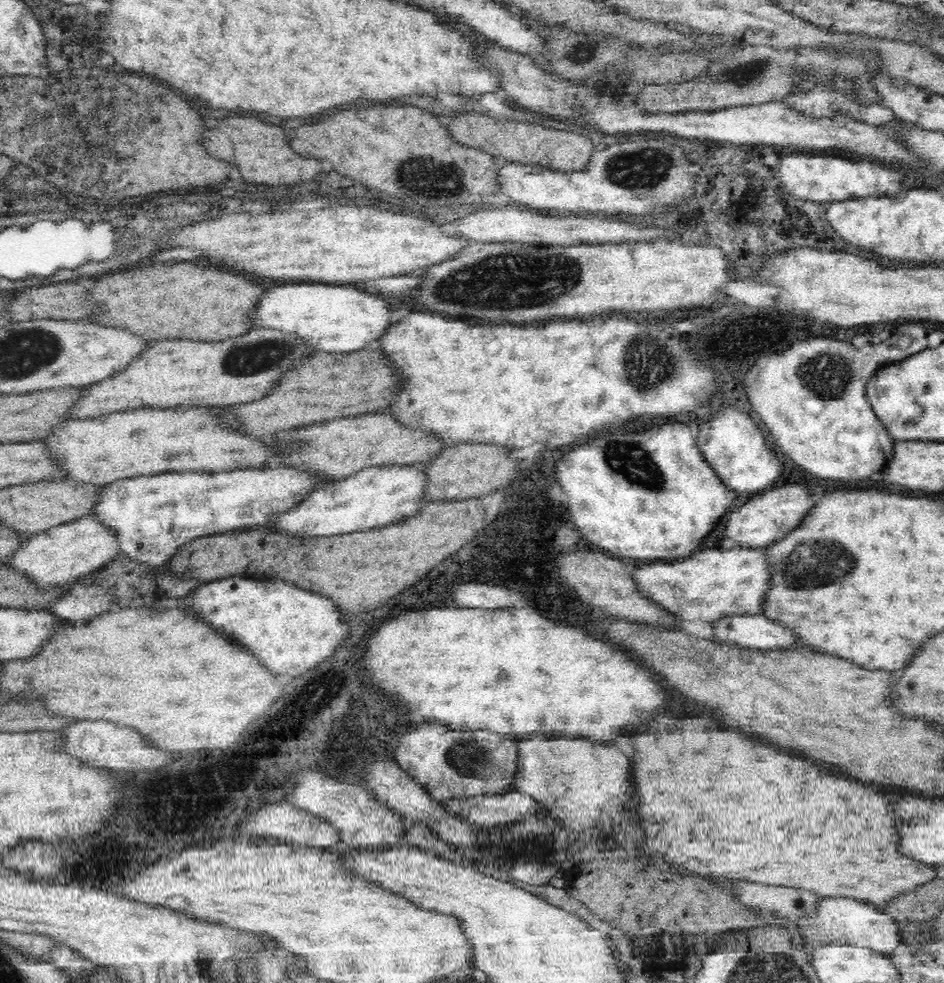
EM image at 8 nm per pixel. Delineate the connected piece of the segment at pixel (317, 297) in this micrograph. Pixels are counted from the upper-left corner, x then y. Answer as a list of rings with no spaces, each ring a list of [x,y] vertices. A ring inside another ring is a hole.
[[[302,282],[300,286],[272,288],[272,292],[268,292],[268,296],[264,296],[264,306],[256,308],[256,310],[260,310],[260,318],[252,318],[254,328],[272,327],[282,329],[284,332],[308,336],[308,340],[312,340],[312,344],[316,344],[316,348],[326,350],[326,352],[354,352],[354,350],[376,346],[380,338],[392,328],[390,322],[392,322],[392,312],[394,312],[394,308],[390,308],[390,302],[386,300],[386,297],[364,294],[362,290],[356,290],[356,286],[338,284],[322,286],[322,283],[310,282]]]

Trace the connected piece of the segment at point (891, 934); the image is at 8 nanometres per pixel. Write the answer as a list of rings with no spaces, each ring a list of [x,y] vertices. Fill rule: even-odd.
[[[822,897],[820,908],[818,908],[818,918],[806,918],[806,920],[796,922],[796,925],[802,929],[806,945],[814,948],[828,944],[860,945],[890,958],[902,946],[902,935],[900,935],[897,916],[880,912],[870,903],[858,902],[856,899]]]

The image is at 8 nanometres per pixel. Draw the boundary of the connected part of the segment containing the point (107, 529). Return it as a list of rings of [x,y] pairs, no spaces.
[[[96,513],[87,514],[46,532],[30,535],[30,538],[36,538],[36,540],[32,540],[32,544],[28,544],[28,548],[24,548],[24,552],[20,552],[20,556],[14,554],[7,566],[26,573],[40,587],[63,585],[82,575],[98,571],[121,556],[116,529],[112,529],[108,523],[100,521],[100,517]]]

